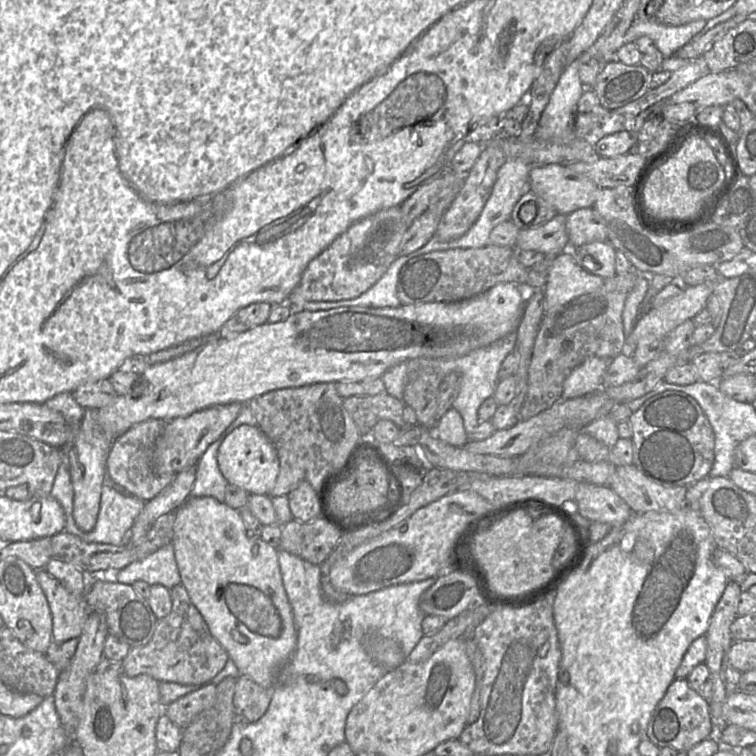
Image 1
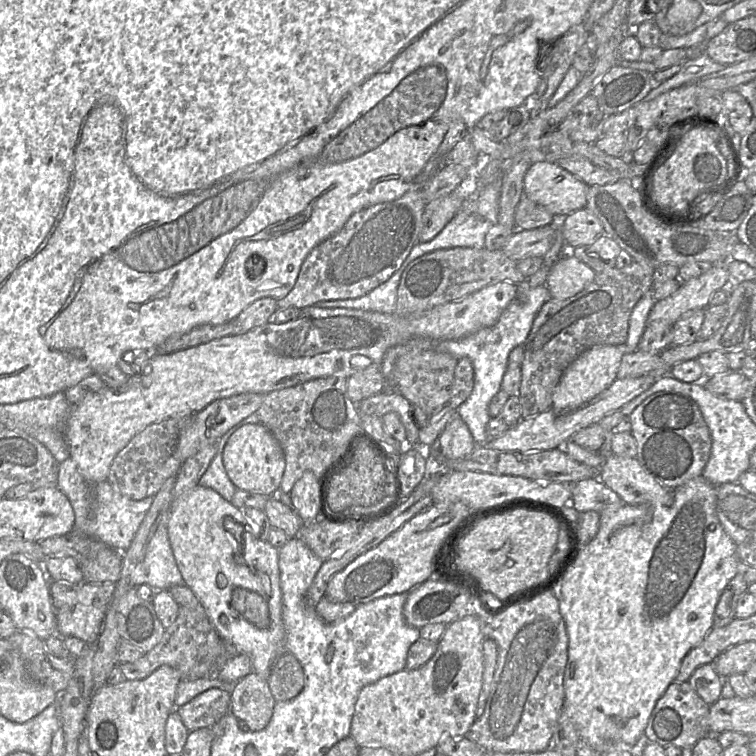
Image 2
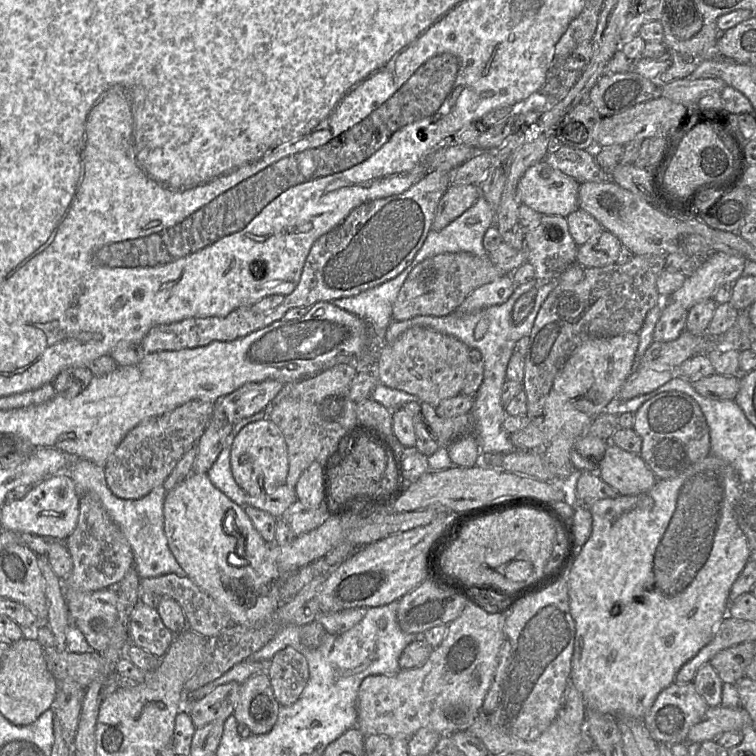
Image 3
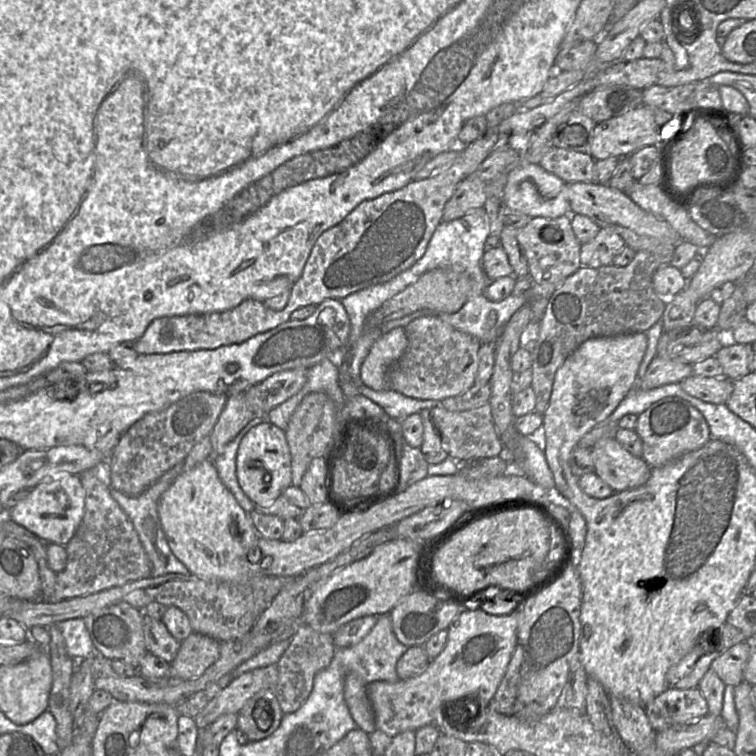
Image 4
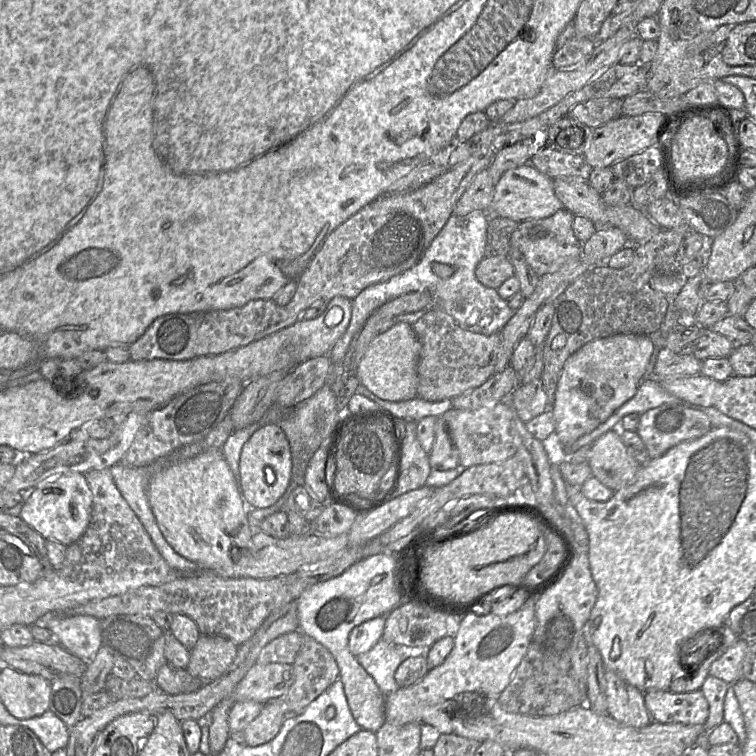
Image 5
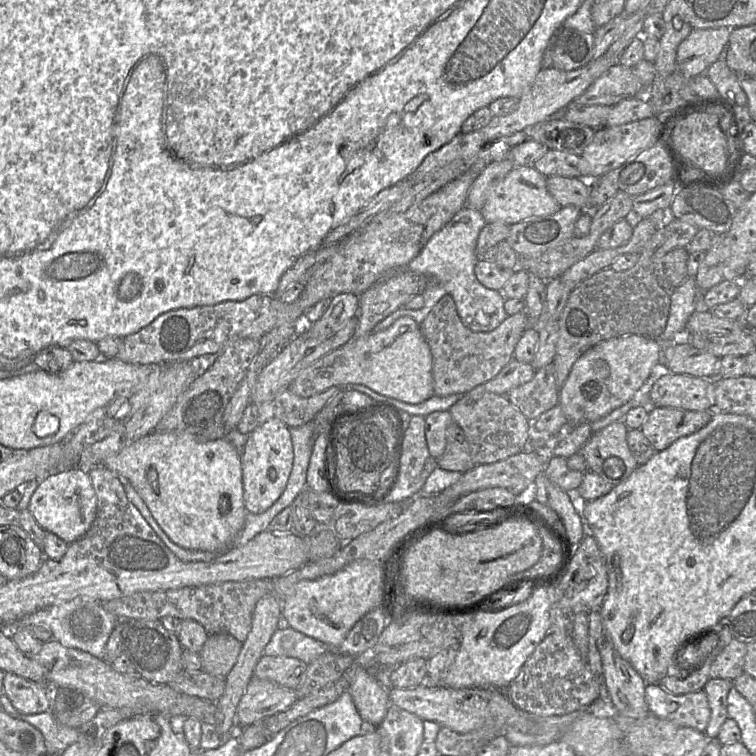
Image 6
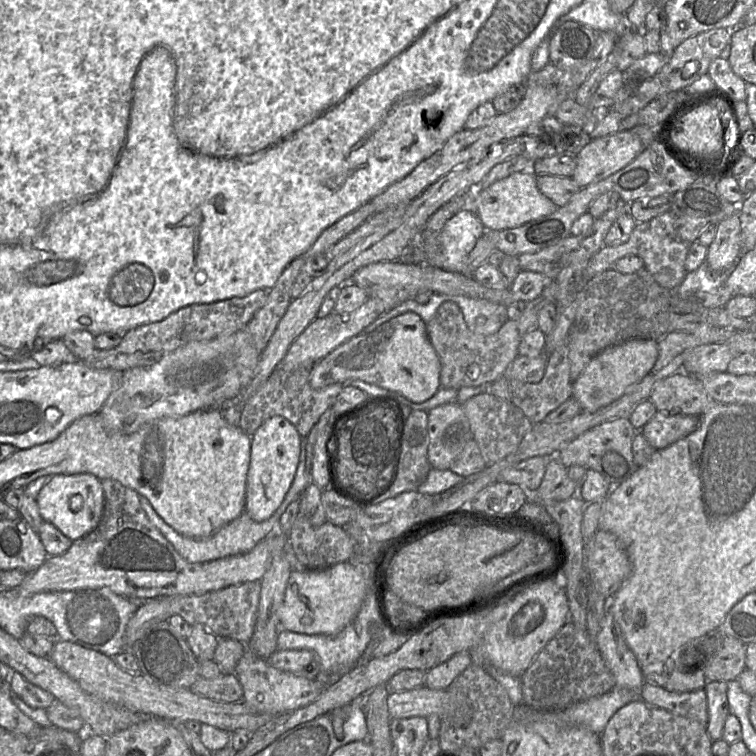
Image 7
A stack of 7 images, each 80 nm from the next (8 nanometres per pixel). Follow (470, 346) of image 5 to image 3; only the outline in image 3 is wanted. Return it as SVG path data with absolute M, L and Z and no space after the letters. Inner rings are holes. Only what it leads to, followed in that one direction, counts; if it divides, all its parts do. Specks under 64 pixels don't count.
M412 327L393 343L384 343L379 350L375 376L379 383L417 396L422 402L436 407L441 401L461 392L469 352L470 348L453 336L423 327Z

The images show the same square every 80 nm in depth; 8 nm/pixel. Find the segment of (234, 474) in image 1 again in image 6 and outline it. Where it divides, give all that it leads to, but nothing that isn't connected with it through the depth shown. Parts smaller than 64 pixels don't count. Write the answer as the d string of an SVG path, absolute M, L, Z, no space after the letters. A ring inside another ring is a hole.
M272 418L254 429L242 452L244 502L249 513L268 510L284 492L294 461L290 428L281 420Z

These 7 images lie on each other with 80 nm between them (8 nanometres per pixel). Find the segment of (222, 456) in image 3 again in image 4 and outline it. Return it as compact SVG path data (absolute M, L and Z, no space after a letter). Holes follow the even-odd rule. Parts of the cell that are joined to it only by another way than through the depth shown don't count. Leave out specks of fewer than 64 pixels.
M266 416L254 417L224 448L223 452L214 457L214 465L218 476L225 487L233 494L238 504L250 513L256 505L241 489L236 475L236 455L239 444L245 434L253 427L268 421Z

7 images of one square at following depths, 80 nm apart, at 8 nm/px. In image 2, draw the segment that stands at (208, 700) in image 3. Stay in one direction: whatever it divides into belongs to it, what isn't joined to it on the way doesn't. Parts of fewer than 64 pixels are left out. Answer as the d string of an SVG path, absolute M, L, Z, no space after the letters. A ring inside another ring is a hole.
M211 688L175 708L184 725L190 730L213 727L231 712L231 693L221 688Z

